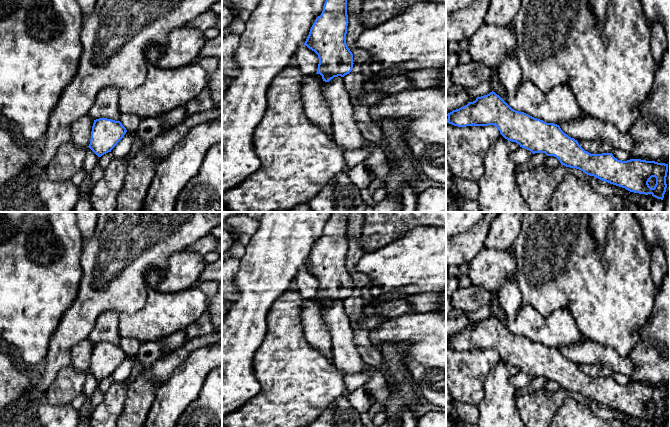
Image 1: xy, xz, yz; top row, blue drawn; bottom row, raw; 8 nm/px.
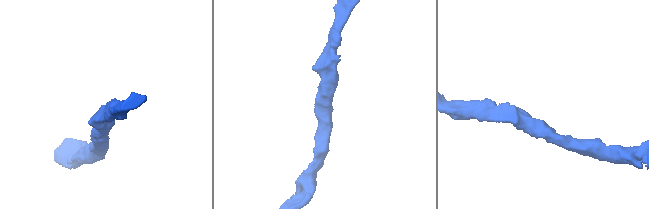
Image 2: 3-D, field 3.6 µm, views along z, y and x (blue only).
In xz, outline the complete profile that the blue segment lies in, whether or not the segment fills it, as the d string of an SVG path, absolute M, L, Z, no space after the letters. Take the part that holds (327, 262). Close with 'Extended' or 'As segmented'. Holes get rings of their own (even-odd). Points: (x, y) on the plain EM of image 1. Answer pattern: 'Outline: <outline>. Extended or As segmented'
Outline: M332 212L304 267L318 279L316 298L320 298L325 306L334 301L344 301L353 292L353 278L346 268L349 214Z. As segmented

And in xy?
Outline: M107 342L94 344L89 372L98 380L111 376L127 354L120 345Z. As segmented

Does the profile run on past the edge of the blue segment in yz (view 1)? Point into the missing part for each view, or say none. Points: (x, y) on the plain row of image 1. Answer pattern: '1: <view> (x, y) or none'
1: none

